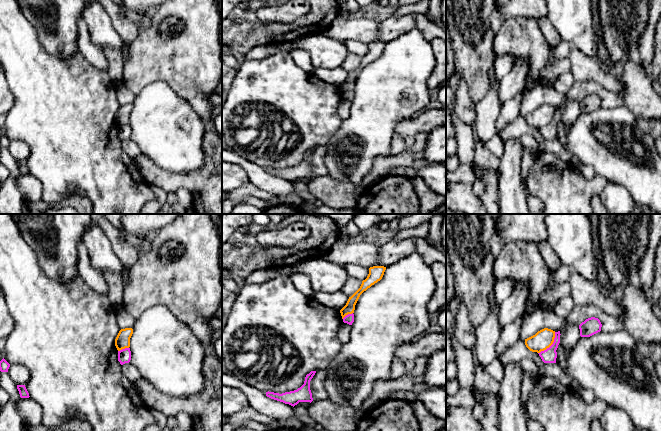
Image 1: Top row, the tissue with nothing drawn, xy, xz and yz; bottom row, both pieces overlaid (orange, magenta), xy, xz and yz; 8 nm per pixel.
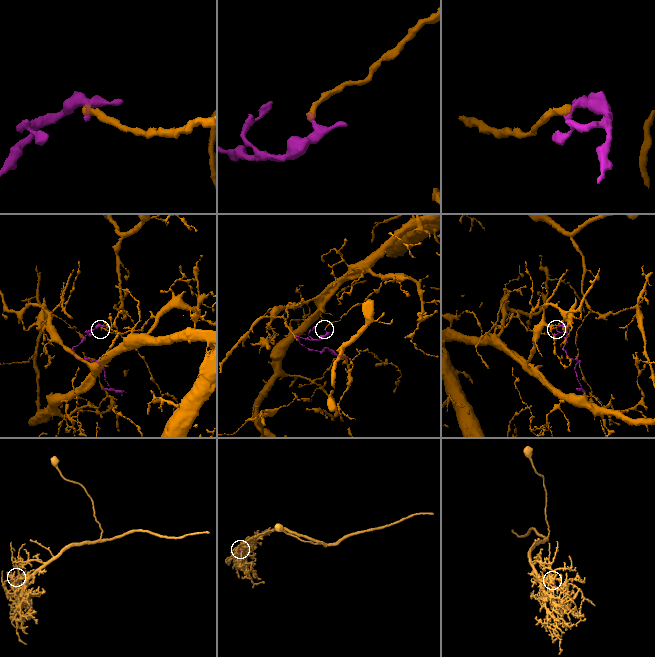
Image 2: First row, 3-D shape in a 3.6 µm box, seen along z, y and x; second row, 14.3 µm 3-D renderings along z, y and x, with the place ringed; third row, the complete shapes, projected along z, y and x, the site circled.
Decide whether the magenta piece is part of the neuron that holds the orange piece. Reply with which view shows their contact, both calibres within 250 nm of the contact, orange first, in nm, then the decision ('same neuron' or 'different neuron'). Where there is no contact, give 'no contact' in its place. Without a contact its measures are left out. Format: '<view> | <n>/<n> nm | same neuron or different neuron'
yz | 160/120 nm | different neuron

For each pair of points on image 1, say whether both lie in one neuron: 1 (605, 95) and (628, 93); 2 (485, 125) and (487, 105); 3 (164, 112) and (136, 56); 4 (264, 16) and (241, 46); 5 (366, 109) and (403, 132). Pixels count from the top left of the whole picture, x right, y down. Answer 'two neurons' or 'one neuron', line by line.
1: two neurons
2: one neuron
3: two neurons
4: two neurons
5: two neurons

